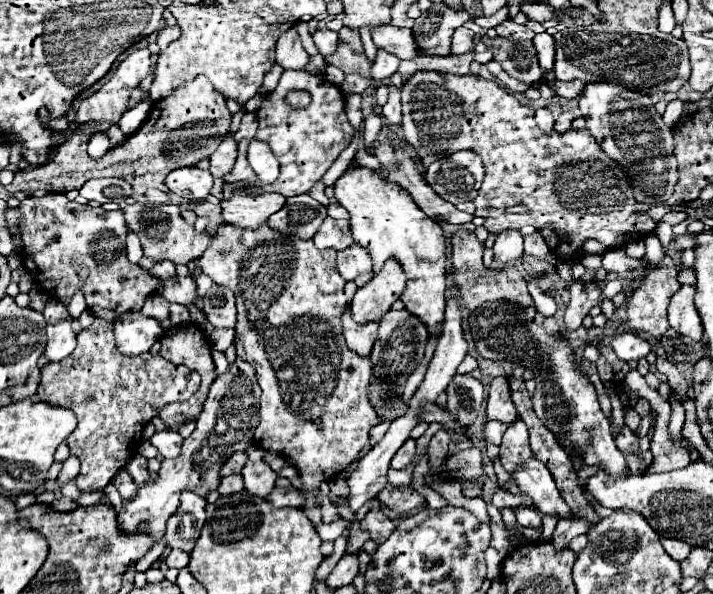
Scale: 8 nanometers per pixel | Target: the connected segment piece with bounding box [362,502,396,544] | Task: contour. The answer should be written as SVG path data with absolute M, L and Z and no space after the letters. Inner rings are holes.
M376 502L376 504L370 508L370 512L366 514L366 518L362 520L362 530L368 530L368 532L370 532L370 538L372 538L376 544L378 544L378 542L384 542L384 540L392 534L394 528L396 528L396 524L394 524L388 516L382 514L380 502Z

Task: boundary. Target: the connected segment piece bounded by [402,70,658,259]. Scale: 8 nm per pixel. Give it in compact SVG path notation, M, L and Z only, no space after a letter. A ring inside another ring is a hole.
M422 70L422 72L418 72L418 74L414 74L408 82L404 82L404 86L402 86L402 102L404 102L404 108L402 108L402 114L404 114L404 118L402 118L402 130L404 130L404 138L406 138L406 142L408 144L412 144L414 146L414 126L430 126L430 124L436 124L436 126L444 126L444 120L448 122L448 100L459 100L456 102L462 102L462 107L464 108L464 112L462 114L458 114L458 120L451 120L450 118L450 127L455 128L454 136L450 134L450 138L446 138L446 140L434 140L434 142L424 142L422 146L415 148L418 152L419 161L422 158L426 158L430 155L430 160L434 160L434 158L440 159L444 156L449 156L455 152L455 138L460 134L460 132L468 132L468 130L472 130L472 140L470 140L470 150L474 150L480 158L482 158L482 162L484 162L484 168L486 168L486 176L484 176L484 182L482 182L482 190L478 192L478 196L476 196L476 200L474 200L474 204L476 207L475 216L485 217L488 216L487 209L498 208L496 210L502 210L504 214L506 213L506 209L508 206L514 206L514 204L524 204L524 206L528 206L527 209L529 213L520 214L520 216L526 216L526 225L533 225L537 231L541 233L545 241L552 252L559 257L575 257L573 258L561 258L561 259L575 259L582 252L582 246L588 238L596 238L600 244L604 244L606 248L618 248L618 246L622 246L622 244L626 244L628 240L632 240L632 238L646 238L648 234L652 234L654 232L654 228L658 226L656 222L654 222L654 218L650 218L648 216L648 210L646 210L646 206L642 206L642 204L638 204L636 200L634 200L634 196L632 196L632 190L630 190L630 182L628 182L628 178L626 178L626 174L620 170L620 166L616 164L616 162L612 162L598 146L596 146L596 142L594 142L594 138L592 138L592 134L588 132L588 130L568 130L568 132L564 132L564 134L558 134L556 130L552 130L550 134L544 134L542 130L538 130L538 126L536 126L536 122L534 122L534 108L532 106L526 106L526 104L522 104L522 102L518 102L518 98L514 98L512 94L508 94L504 88L500 88L498 84L494 84L492 80L484 80L484 78L478 78L478 76L470 76L468 75L455 75L455 74L442 74L442 72L434 72L434 70Z

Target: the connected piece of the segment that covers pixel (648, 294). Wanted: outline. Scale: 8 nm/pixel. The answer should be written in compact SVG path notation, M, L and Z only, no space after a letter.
M659 267L651 270L644 276L641 286L634 291L629 299L626 309L626 326L632 332L644 332L654 338L662 338L664 332L668 330L668 320L666 320L666 308L672 298L672 294L680 288L678 282L678 268L676 267Z

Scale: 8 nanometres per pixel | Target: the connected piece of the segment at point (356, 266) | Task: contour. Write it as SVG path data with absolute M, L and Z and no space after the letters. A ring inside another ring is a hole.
M352 244L346 250L340 250L336 262L338 262L338 272L342 274L344 280L354 280L364 272L372 272L370 254L366 254L366 250L362 250L362 246L358 244Z

